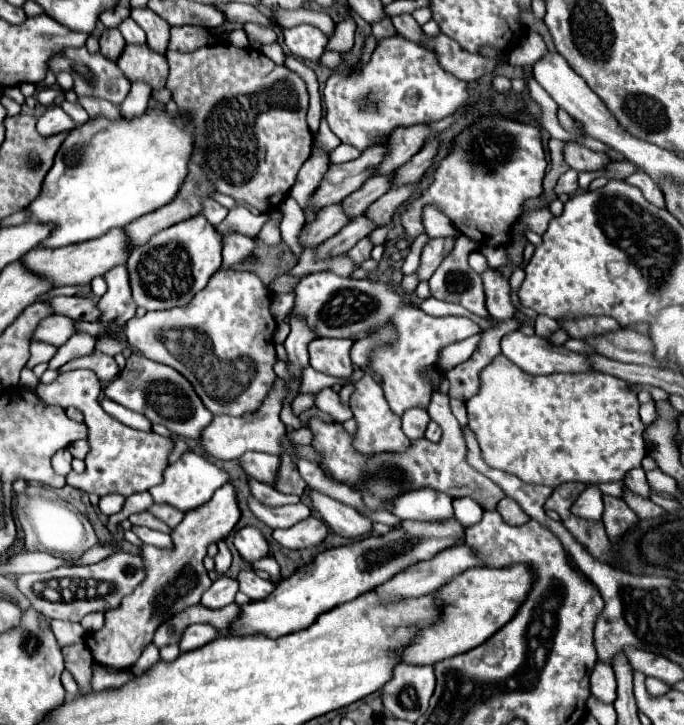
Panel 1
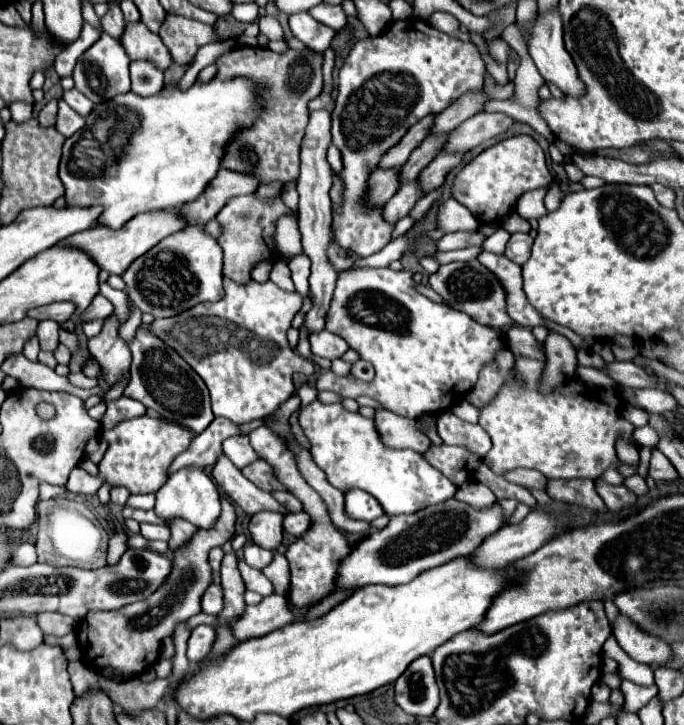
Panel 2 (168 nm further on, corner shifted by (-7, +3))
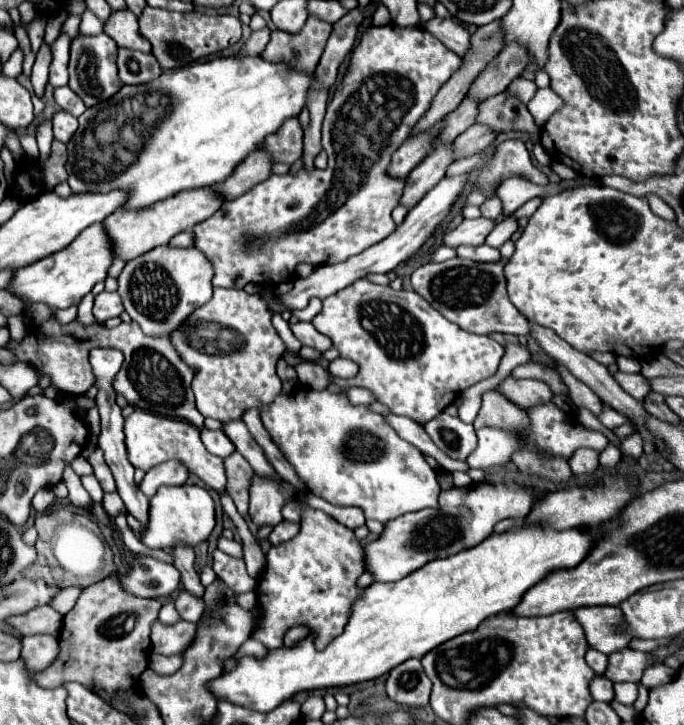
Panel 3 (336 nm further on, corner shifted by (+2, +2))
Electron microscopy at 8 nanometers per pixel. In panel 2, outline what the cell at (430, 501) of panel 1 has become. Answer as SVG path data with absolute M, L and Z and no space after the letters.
M318 399L300 411L300 425L312 445L314 463L326 473L328 481L340 489L362 489L378 499L386 515L416 513L428 505L444 503L454 497L456 487L416 451L388 449L382 445L374 421L360 413L342 409L340 403L324 405Z

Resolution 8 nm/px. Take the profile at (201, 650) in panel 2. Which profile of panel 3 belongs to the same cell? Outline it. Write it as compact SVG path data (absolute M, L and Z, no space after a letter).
M155 620L155 624L151 624L151 650L163 656L179 654L193 638L195 638L195 624L191 622L179 620L167 626Z

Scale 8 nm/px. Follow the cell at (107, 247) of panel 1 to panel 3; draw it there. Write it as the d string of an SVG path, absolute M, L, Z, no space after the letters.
M193 188L187 192L179 192L167 200L159 200L149 208L139 208L139 210L119 208L105 220L105 226L113 240L115 254L121 256L123 260L131 260L157 246L167 244L175 234L183 230L191 230L195 224L213 216L213 212L219 210L223 202L225 198L213 188Z

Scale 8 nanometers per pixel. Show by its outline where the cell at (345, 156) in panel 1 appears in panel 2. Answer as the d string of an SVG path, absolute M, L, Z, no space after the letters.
M330 145L328 147L328 163L330 163L330 167L334 169L334 171L342 171L342 155L340 155L340 149L338 147L334 147L334 145Z

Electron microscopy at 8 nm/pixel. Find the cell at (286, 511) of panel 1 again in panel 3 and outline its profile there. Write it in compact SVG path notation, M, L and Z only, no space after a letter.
M135 410L125 420L125 442L127 442L129 462L135 468L143 468L147 472L149 468L153 468L157 464L163 464L167 460L179 460L187 466L187 470L191 474L199 476L213 490L217 490L217 492L225 490L227 478L225 478L223 460L205 450L205 446L199 438L199 430L185 420L173 420L173 418L157 416L157 414L151 414L147 410Z

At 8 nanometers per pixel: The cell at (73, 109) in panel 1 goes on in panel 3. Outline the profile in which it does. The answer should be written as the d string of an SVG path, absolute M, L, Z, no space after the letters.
M61 86L55 88L55 102L69 114L73 116L81 116L85 112L85 104L83 100L69 88L69 86Z

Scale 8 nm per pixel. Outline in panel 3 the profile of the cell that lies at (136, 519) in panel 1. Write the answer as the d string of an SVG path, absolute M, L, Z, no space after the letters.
M105 492L103 494L103 508L111 518L115 518L119 512L125 512L125 504L117 496L117 492Z

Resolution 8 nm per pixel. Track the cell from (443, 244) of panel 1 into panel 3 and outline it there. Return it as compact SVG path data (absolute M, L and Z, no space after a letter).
M477 218L477 220L463 220L457 228L453 228L451 232L445 234L443 242L447 246L461 246L461 244L471 244L471 246L479 246L485 242L487 234L495 228L497 220L489 220L489 218Z

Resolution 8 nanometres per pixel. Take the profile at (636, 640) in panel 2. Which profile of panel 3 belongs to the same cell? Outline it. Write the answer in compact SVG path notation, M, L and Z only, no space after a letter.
M583 606L575 608L573 614L585 630L589 648L603 654L627 648L631 636L615 626L621 622L621 610L617 606Z

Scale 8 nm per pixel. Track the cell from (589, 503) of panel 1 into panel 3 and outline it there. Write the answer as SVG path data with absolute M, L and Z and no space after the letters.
M609 442L607 448L599 454L599 464L605 470L613 470L619 464L619 460L621 460L621 452L619 452L619 448L613 442Z

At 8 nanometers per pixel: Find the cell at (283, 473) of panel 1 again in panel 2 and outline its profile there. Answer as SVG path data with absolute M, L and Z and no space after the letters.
M256 461L248 465L248 469L242 469L242 473L260 489L264 491L284 491L286 487L276 479L272 465L266 461Z

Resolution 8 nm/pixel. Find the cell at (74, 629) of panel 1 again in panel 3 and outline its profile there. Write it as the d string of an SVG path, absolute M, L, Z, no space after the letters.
M27 636L21 644L21 660L31 670L47 668L59 654L59 640L55 636Z

